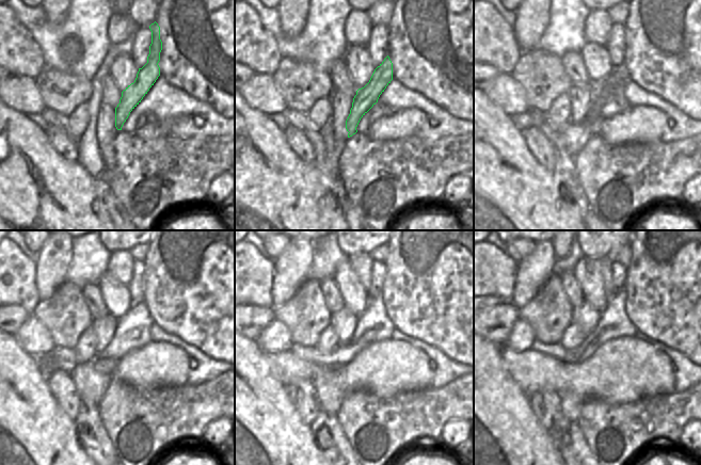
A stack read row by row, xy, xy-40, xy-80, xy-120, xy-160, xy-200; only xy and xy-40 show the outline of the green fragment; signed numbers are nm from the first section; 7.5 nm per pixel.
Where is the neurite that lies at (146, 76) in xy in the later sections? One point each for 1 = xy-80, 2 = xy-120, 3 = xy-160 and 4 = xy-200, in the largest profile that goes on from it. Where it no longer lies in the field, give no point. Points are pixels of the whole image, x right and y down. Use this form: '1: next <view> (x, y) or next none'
1: next xy-80 (575, 137)
2: next xy-120 (91, 379)
3: next xy-160 (331, 394)
4: next xy-200 (571, 403)

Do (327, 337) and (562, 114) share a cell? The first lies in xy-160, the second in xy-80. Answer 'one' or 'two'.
one

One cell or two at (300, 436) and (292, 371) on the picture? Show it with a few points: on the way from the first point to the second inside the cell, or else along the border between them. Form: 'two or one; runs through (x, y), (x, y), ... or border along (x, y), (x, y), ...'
two; border along (271, 364), (271, 372), (285, 386)

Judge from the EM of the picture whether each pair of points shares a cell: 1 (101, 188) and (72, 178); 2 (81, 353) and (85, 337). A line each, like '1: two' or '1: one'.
1: two
2: one

